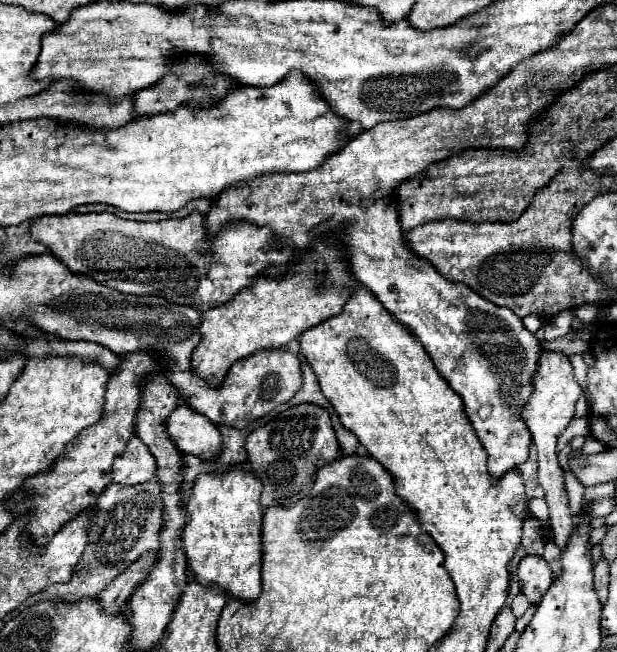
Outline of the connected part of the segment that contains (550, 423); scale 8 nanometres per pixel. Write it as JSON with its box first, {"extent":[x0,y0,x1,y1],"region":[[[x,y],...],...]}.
{"extent":[522,351,582,549],"region":[[[542,351],[538,359],[536,373],[532,377],[532,395],[522,407],[522,419],[528,425],[532,433],[532,441],[538,449],[538,479],[540,485],[546,493],[546,503],[550,507],[550,527],[554,533],[554,543],[558,549],[564,549],[570,533],[572,533],[572,517],[570,517],[570,507],[568,507],[568,497],[564,489],[564,471],[558,463],[556,457],[556,439],[558,435],[568,427],[570,419],[574,417],[574,405],[578,397],[582,395],[582,387],[578,385],[574,377],[574,369],[570,365],[570,359],[564,353],[558,351]]]}

